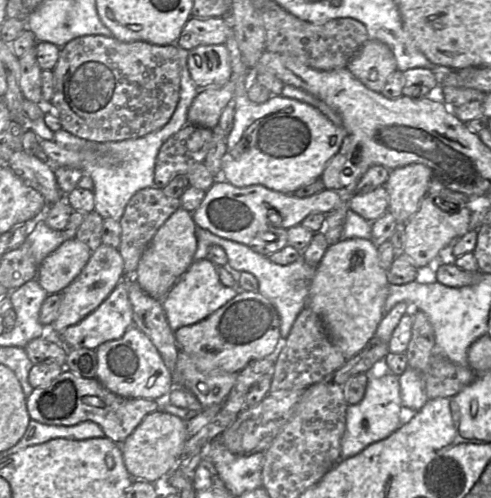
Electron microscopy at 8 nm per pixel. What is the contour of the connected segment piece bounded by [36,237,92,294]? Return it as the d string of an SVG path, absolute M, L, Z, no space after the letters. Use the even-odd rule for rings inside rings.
M68 239L43 260L36 279L48 294L61 293L80 274L91 254L84 242Z

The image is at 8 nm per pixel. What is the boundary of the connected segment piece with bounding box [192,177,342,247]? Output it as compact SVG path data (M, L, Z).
M221 177L206 191L200 206L192 213L195 224L211 233L241 244L261 246L268 228L291 228L311 213L329 214L342 201L342 194L324 189L309 197L299 198L270 190L262 185L235 187Z

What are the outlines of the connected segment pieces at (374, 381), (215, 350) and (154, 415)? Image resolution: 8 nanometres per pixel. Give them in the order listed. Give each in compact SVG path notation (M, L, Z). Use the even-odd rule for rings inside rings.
M389 373L380 378L367 377L365 395L358 404L349 404L346 412L346 429L341 442L340 460L360 453L367 446L387 438L405 422L405 408L400 396L399 376Z
M242 291L204 320L183 326L175 331L180 350L187 353L199 370L203 372L238 373L249 362L260 360L276 348L280 335L280 317L274 305L258 291Z
M156 410L144 417L135 430L122 442L125 467L133 479L155 482L167 475L182 458L187 422L164 410Z

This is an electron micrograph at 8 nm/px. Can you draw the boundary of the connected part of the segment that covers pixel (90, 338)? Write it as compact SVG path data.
M123 278L97 309L57 336L58 340L68 349L88 348L96 350L99 345L106 341L120 339L133 325L133 309L129 300L128 280Z

